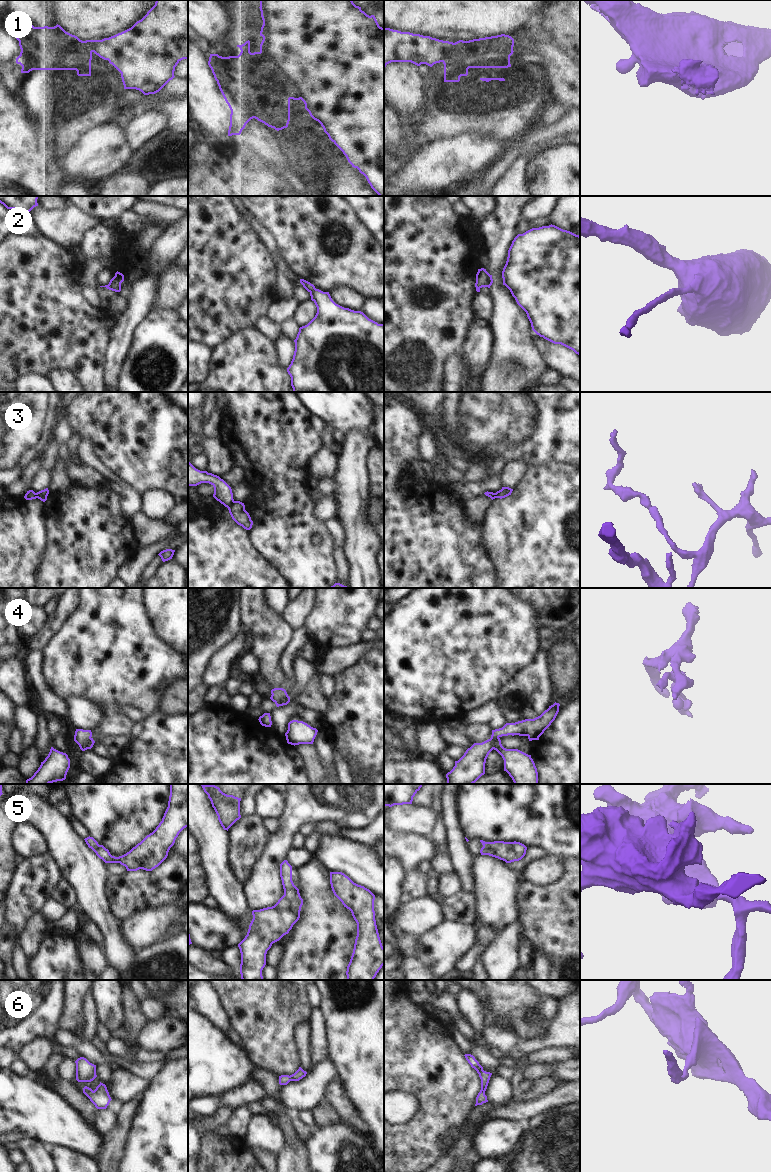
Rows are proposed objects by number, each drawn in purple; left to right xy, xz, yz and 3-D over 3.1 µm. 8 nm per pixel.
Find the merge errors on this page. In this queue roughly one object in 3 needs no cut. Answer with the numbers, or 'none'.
1, 3, 4

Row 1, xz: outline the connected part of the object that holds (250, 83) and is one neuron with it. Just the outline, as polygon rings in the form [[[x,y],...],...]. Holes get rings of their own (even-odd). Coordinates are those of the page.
[[[249,40],[237,47],[241,50],[238,56],[222,57],[210,54],[208,61],[231,110],[228,136],[240,135],[253,118],[277,131],[287,128],[290,121],[290,98],[287,96],[286,85],[280,80],[281,75],[275,60],[260,52],[251,53]]]

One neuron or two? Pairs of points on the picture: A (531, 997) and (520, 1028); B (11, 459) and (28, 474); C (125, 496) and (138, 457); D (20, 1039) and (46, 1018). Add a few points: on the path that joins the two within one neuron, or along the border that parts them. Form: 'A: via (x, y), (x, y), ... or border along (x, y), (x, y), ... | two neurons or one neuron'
A: via (523, 1005), (520, 1008), (520, 1020) | one neuron
B: border along (35, 457), (18, 478) | two neurons
C: border along (128, 485), (140, 495) | two neurons
D: via (26, 1033), (40, 1019) | one neuron

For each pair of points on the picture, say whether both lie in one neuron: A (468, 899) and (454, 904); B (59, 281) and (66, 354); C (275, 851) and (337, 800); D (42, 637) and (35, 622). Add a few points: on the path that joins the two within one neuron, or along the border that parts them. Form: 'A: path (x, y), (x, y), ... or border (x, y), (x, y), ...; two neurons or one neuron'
A: path (465, 902), (457, 904); one neuron
B: path (59, 299), (59, 326), (66, 336); one neuron
C: path (285, 833), (315, 801), (319, 800); one neuron
D: border (48, 615), (43, 625), (30, 637); two neurons

